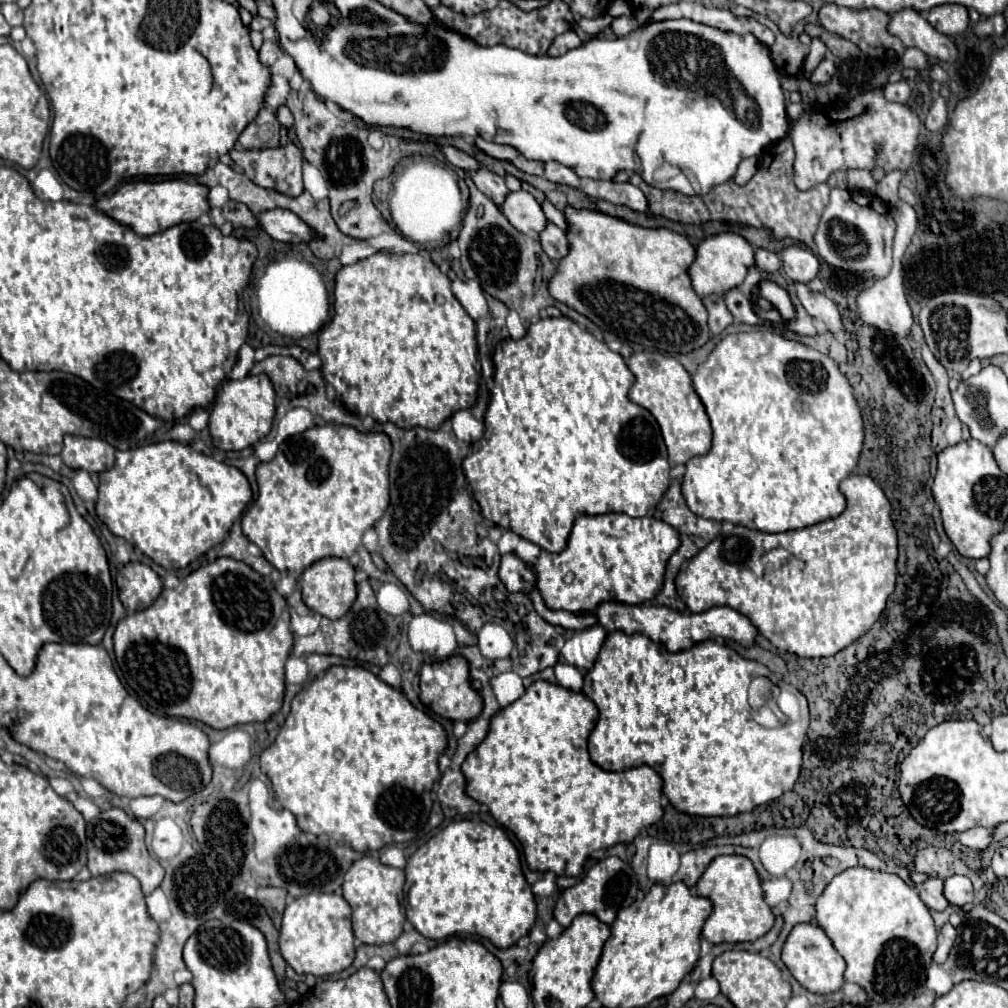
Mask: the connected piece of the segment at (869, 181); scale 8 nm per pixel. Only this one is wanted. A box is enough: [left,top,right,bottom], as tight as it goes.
[846,169,876,193]

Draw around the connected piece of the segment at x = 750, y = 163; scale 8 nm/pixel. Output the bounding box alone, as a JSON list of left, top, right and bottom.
[734,157,758,185]

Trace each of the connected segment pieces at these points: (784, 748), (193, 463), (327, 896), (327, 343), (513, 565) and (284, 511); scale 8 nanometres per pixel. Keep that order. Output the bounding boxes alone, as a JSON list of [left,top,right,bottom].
[[582,633,810,817],[96,441,252,571],[280,893,354,977],[318,253,478,429],[500,555,536,593],[242,425,392,573]]

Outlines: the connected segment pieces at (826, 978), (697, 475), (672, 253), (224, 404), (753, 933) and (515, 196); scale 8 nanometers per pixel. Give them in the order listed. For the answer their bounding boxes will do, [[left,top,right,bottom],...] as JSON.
[[782,923,846,995],[682,324,864,533],[548,205,710,355],[208,373,276,451],[696,855,776,943],[500,189,546,235]]

